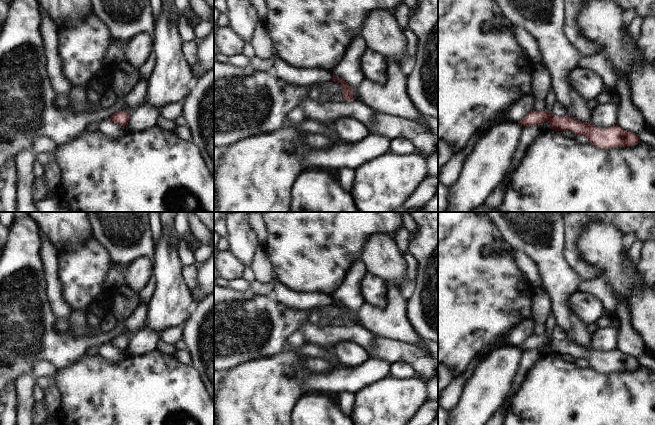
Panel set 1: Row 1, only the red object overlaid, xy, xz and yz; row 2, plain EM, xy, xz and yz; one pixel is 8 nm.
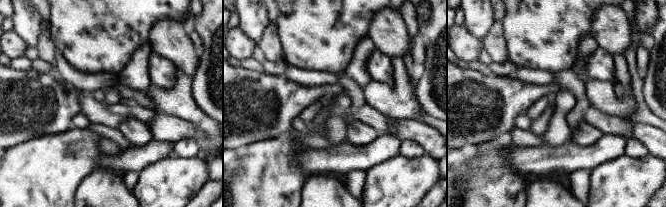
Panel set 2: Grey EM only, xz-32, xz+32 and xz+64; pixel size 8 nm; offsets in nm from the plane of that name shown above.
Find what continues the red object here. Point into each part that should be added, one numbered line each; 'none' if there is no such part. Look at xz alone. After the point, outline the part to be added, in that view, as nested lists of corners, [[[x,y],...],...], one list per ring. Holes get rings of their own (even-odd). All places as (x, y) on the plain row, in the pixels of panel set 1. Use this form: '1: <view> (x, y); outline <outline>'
none

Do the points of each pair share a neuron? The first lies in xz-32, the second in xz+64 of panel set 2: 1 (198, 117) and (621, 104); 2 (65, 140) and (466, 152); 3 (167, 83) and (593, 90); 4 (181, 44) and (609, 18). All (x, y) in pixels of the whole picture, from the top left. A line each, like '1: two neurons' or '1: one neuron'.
1: one neuron
2: two neurons
3: two neurons
4: one neuron

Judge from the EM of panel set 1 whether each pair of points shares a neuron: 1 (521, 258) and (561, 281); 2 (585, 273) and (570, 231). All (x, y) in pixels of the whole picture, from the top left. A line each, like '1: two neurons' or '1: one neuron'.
1: two neurons
2: one neuron

